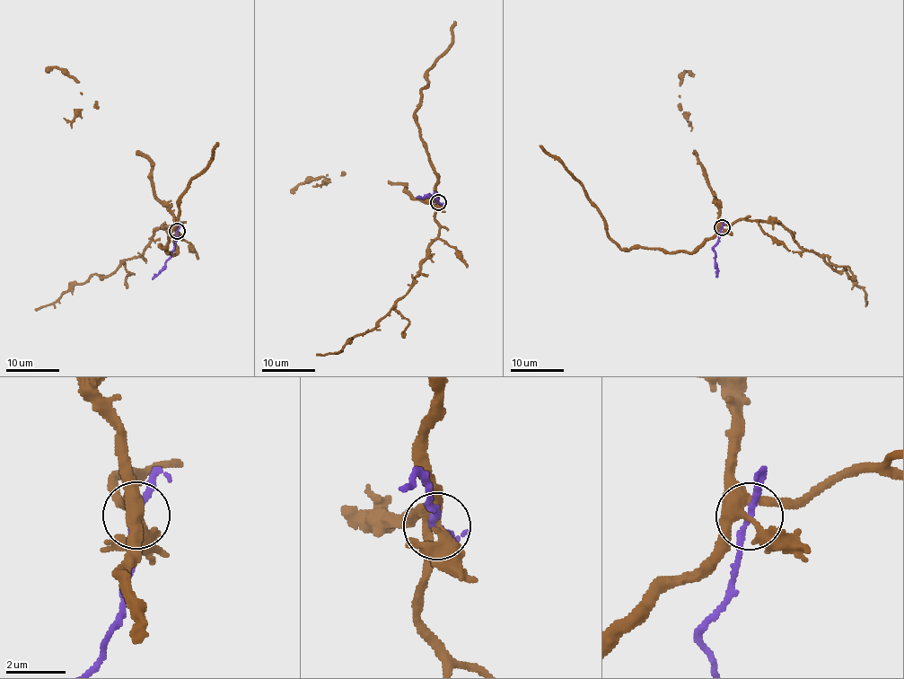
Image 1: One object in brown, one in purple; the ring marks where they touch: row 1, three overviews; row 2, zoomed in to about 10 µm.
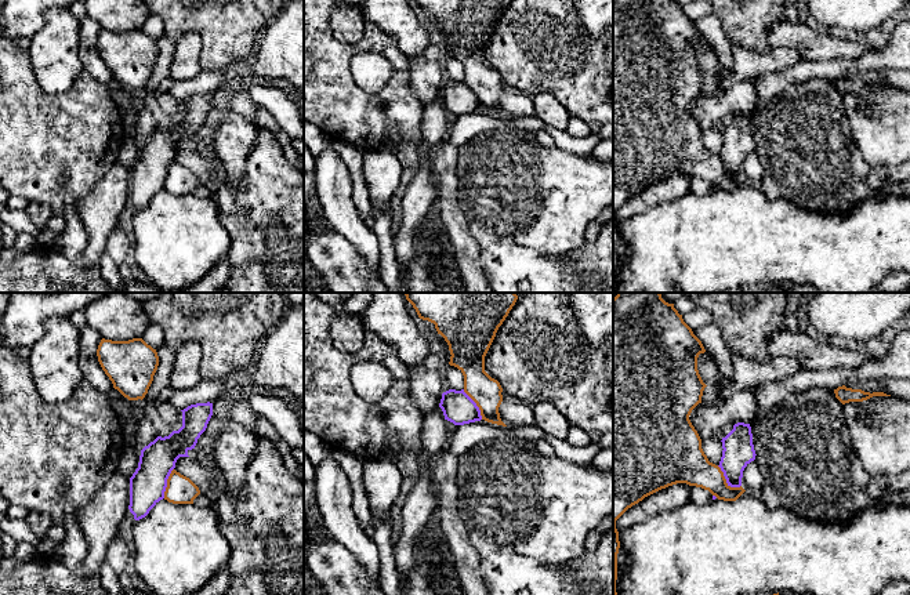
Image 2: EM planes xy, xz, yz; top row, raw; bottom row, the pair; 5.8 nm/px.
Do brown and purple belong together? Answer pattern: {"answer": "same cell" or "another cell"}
{"answer": "another cell"}

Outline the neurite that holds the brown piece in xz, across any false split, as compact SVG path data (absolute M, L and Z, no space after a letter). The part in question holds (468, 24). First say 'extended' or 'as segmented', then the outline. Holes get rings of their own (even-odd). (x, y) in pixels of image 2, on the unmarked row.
as segmented; M416 0L418 8L434 14L438 25L447 33L452 46L449 55L463 64L464 83L479 98L482 110L503 117L507 117L498 104L503 92L503 79L497 70L485 62L485 47L510 1L511 0Z

